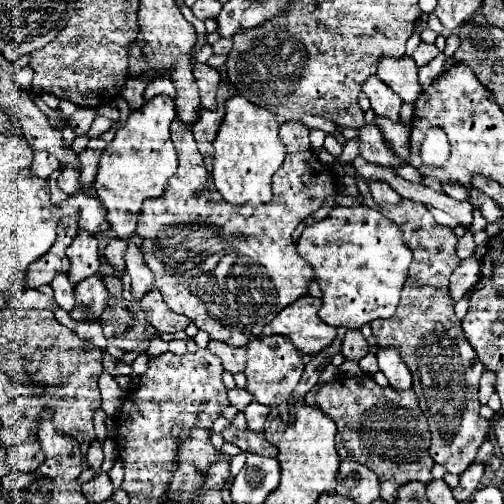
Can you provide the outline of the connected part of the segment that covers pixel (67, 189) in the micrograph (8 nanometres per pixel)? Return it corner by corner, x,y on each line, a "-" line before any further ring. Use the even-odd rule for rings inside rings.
72,167
62,169
62,175
58,177
58,187
68,195
78,193
80,191
80,173
72,171

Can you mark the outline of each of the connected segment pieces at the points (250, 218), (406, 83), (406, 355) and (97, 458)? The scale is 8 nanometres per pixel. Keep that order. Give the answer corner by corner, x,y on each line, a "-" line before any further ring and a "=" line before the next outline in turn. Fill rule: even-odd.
174,119
170,131
180,165
176,175
168,181
164,195
160,199
148,199
148,205
142,205
136,235
144,239
144,259
154,271
156,287
172,311
188,315
188,319
206,331
210,339
244,347
248,339
258,337
264,325
268,325
288,303
308,293
308,285
314,279
314,267
298,255
292,231
308,215
322,209
324,199
338,195
338,183
330,175
332,171
318,161
314,151
286,155
272,179
272,201
256,207
240,207
240,215
236,215
236,241
230,237
230,243
224,243
220,239
226,235
216,233
216,229
223,231
223,225
216,226
216,215
211,215
206,223
206,213
230,213
224,209
228,203
216,189
208,189
210,171
204,165
204,157
198,151
188,125
-
200,231
204,237
212,231
212,237
194,241
194,233
-
216,253
218,257
220,253
226,253
234,259
232,267
222,267
224,279
216,279
=
384,57
378,63
376,75
406,103
416,103
422,87
418,83
418,67
410,57
=
404,199
404,205
382,203
378,206
387,219
404,229
404,239
408,239
414,259
396,315
370,323
372,333
380,349
398,349
412,373
414,391
432,433
432,459
444,465
448,473
460,475
474,461
478,447
488,439
490,421
478,413
478,381
484,373
484,365
464,337
448,289
450,275
462,261
456,255
458,239
446,227
434,223
421,203
=
92,441
90,443
90,449
88,449
88,453
86,453
86,459
88,459
88,465
94,469
94,475
100,471
100,463
102,463
102,459
104,459
104,455
102,455
102,443
100,441

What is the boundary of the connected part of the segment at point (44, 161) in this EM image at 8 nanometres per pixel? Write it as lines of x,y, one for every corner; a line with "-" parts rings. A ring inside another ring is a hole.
34,153
34,161
32,161
32,173
38,175
38,177
48,177
54,169
58,169
60,163
56,163
56,157
54,155
48,155
48,153

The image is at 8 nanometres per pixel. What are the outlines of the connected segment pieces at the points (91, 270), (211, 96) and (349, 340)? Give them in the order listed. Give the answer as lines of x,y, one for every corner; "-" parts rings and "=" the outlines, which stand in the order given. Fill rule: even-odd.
78,231
76,239
68,247
68,259
70,259
70,271
68,279
72,285
78,285
88,275
98,273
100,257
98,257
98,241
88,231
=
194,63
194,79
200,89
200,103
204,109
216,109
216,91
220,73
206,63
=
346,331
344,343
342,343
342,355
348,361
360,361
368,353
368,341
360,331

